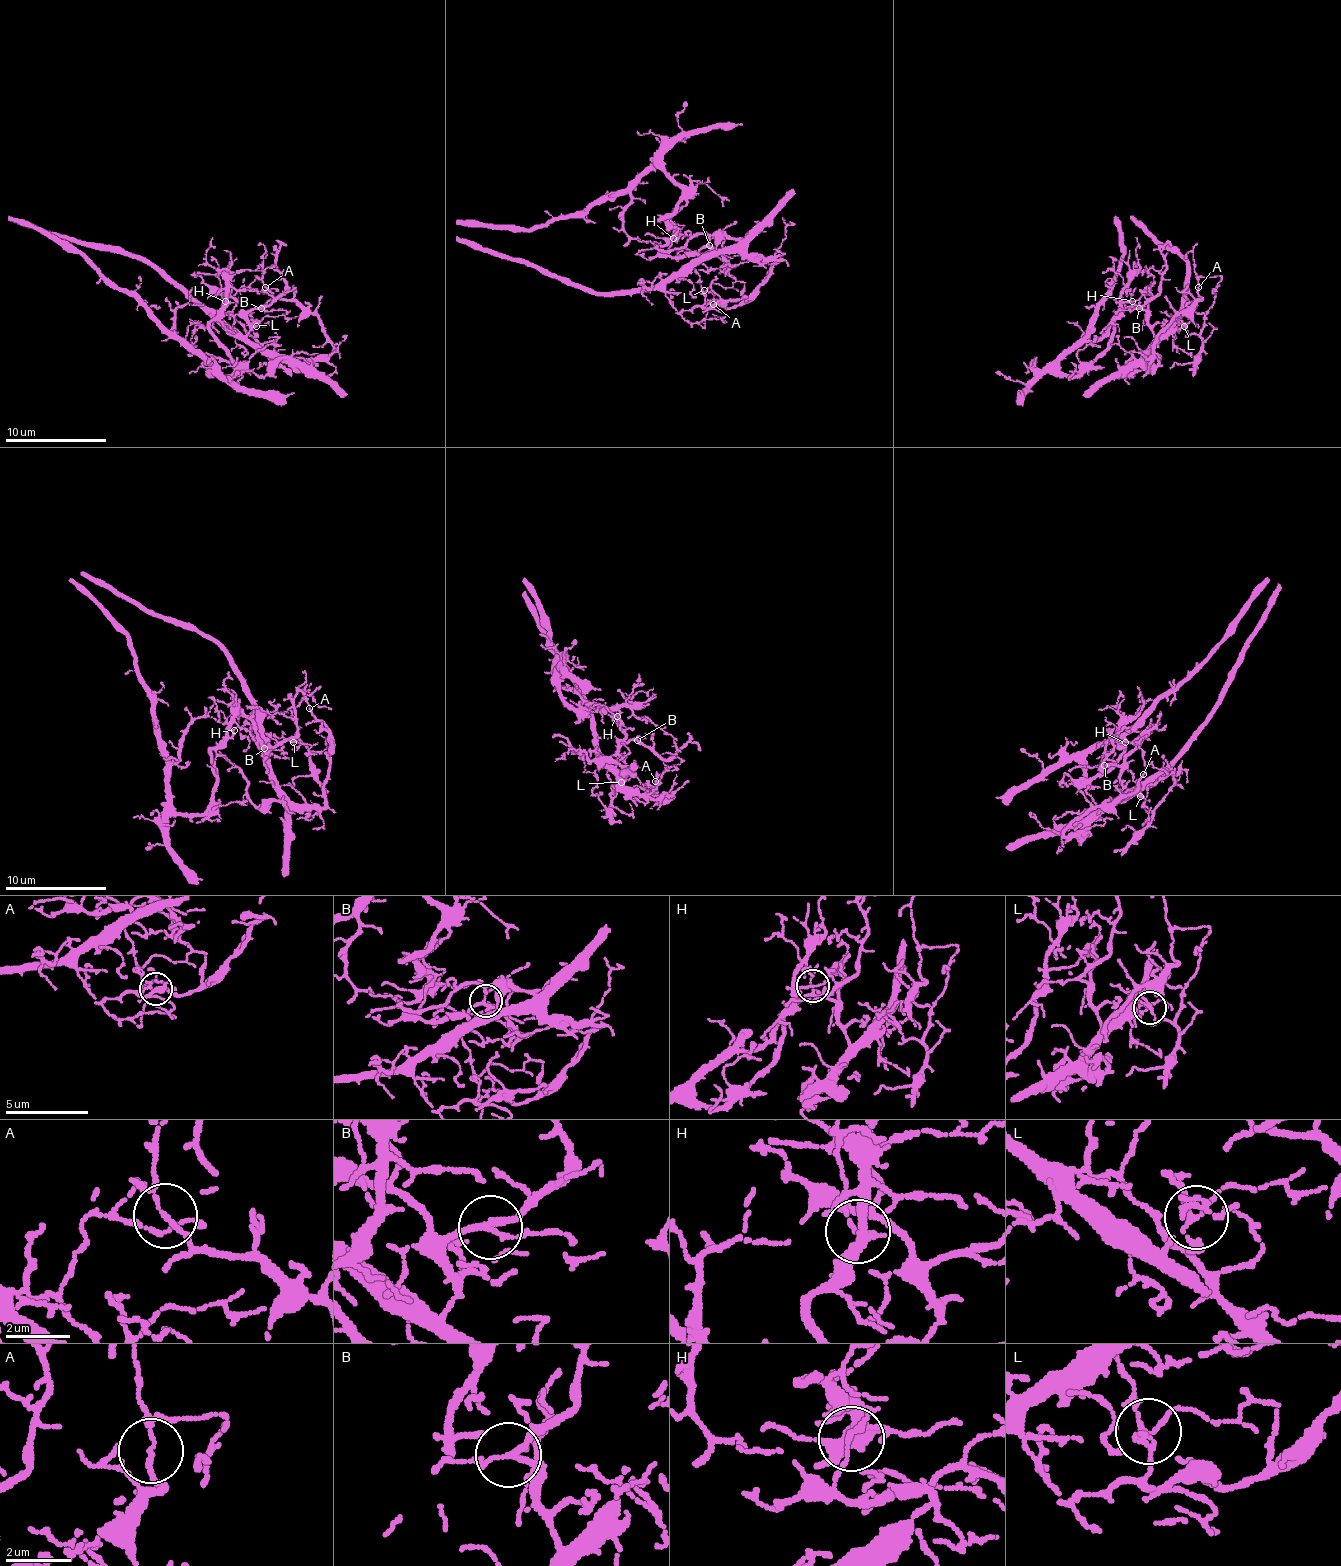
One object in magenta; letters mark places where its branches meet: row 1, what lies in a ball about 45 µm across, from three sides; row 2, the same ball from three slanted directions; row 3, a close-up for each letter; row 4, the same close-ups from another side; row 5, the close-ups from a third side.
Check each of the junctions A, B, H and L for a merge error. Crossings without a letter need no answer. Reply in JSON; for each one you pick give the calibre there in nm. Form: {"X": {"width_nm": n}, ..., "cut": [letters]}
{"A": {"width_nm": 90}, "H": {"width_nm": 130}, "cut": ["A", "H"]}

